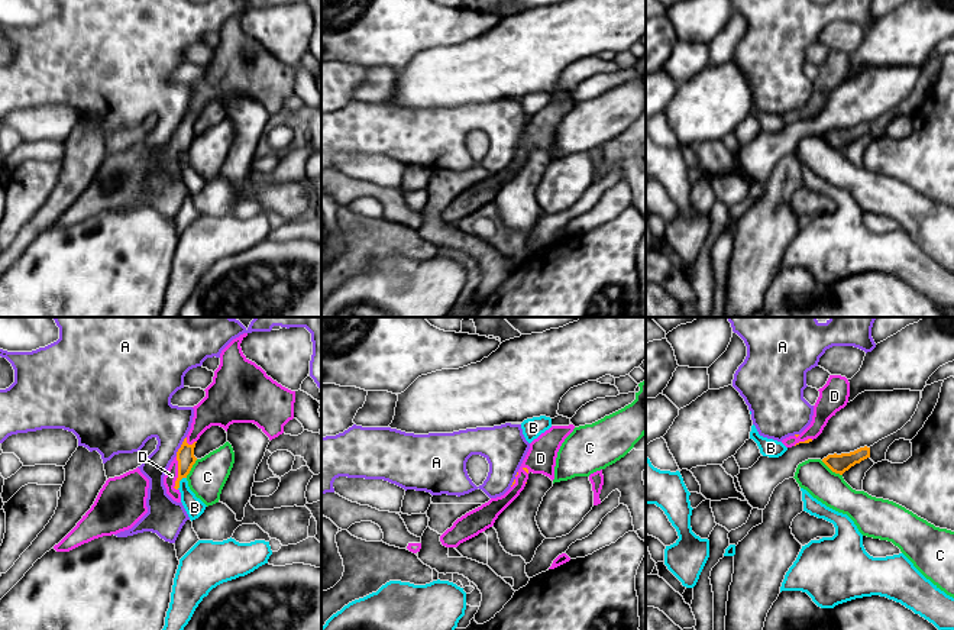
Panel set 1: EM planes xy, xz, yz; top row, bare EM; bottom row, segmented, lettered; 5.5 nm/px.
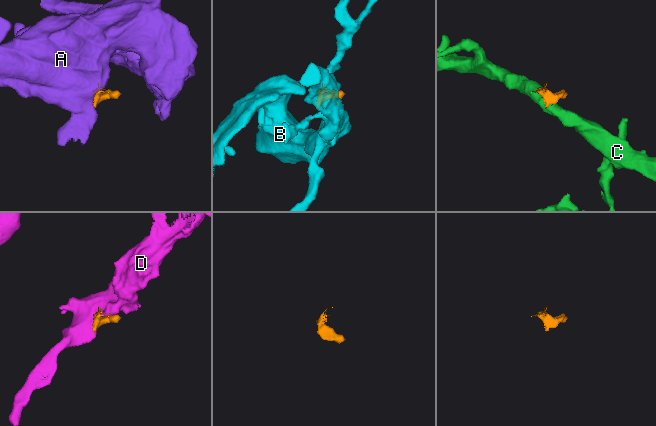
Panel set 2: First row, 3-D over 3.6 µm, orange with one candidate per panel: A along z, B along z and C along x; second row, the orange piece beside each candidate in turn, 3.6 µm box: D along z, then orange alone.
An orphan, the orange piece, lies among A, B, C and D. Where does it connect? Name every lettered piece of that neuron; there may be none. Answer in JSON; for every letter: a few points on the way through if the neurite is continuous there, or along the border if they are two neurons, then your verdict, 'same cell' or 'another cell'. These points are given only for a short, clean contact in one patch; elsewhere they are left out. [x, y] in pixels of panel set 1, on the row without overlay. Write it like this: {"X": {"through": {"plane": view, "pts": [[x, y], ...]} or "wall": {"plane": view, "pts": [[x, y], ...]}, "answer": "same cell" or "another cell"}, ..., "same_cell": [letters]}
{"A": {"wall": {"plane": "xy", "pts": [[186, 112], [175, 131]]}, "answer": "another cell"}, "B": {"wall": {"plane": "xy", "pts": [[186, 152], [177, 164]]}, "answer": "another cell"}, "C": {"wall": {"plane": "yz", "pts": [[821, 136], [841, 151]]}, "answer": "another cell"}, "D": {"answer": "same cell"}, "same_cell": ["D"]}

